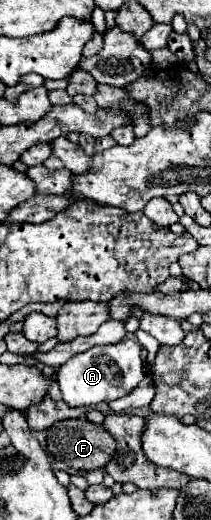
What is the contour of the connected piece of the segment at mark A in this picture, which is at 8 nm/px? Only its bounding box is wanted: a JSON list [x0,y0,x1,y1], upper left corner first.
[56,338,144,408]

